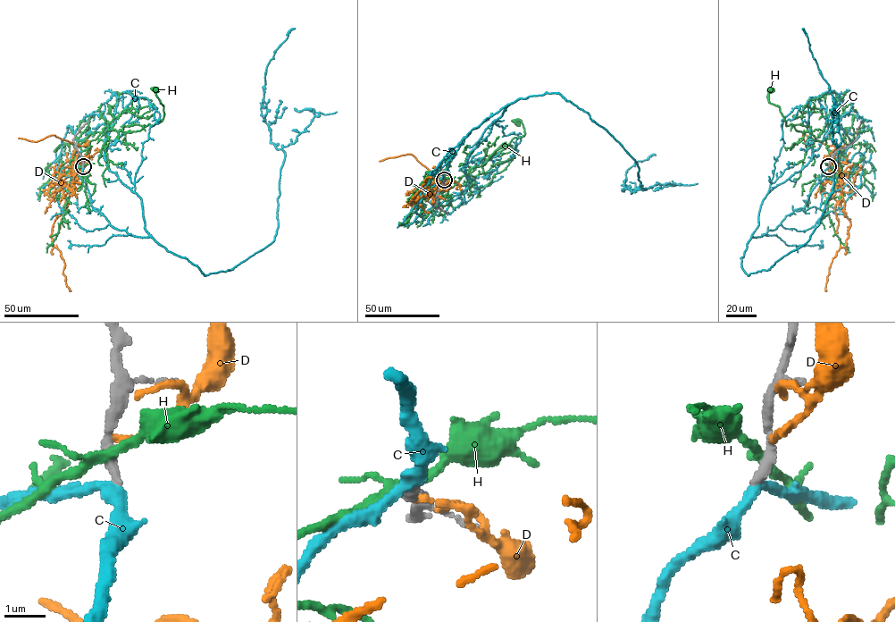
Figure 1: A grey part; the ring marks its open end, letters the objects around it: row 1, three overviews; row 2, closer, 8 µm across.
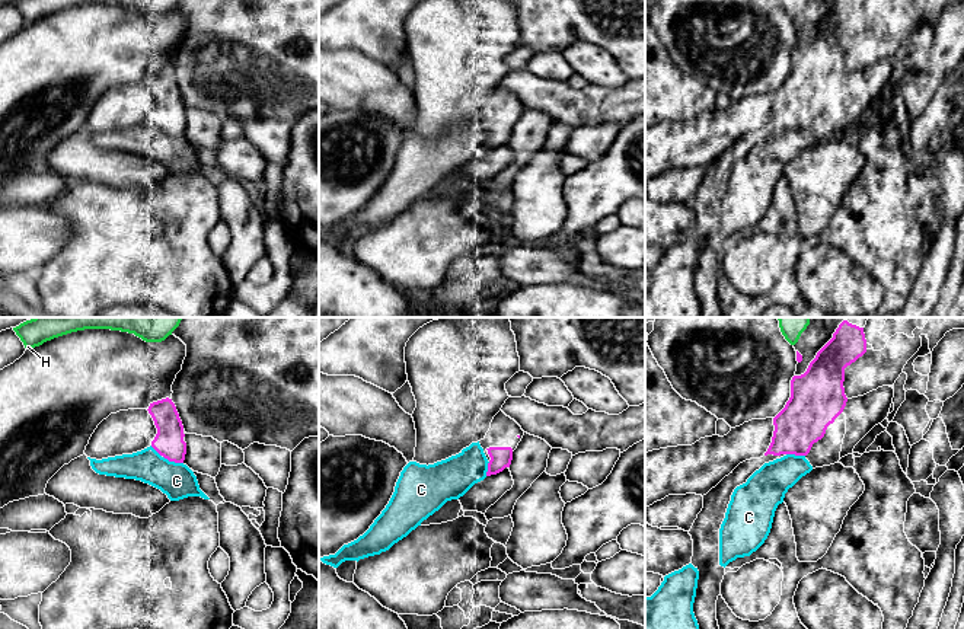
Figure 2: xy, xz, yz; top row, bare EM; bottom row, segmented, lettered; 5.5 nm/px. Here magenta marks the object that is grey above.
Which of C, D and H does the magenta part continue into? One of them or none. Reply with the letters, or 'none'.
none

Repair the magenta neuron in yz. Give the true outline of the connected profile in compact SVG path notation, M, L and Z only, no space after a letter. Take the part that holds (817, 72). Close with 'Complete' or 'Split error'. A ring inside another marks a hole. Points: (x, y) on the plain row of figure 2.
M839 0L817 26L807 45L791 54L791 71L773 92L772 116L760 132L740 137L703 169L703 182L689 208L693 214L692 239L699 245L693 287L700 304L699 317L721 317L716 274L725 242L719 239L719 202L734 163L747 156L765 137L786 128L807 130L814 116L843 86L845 42L866 26L864 1Z. Split error

